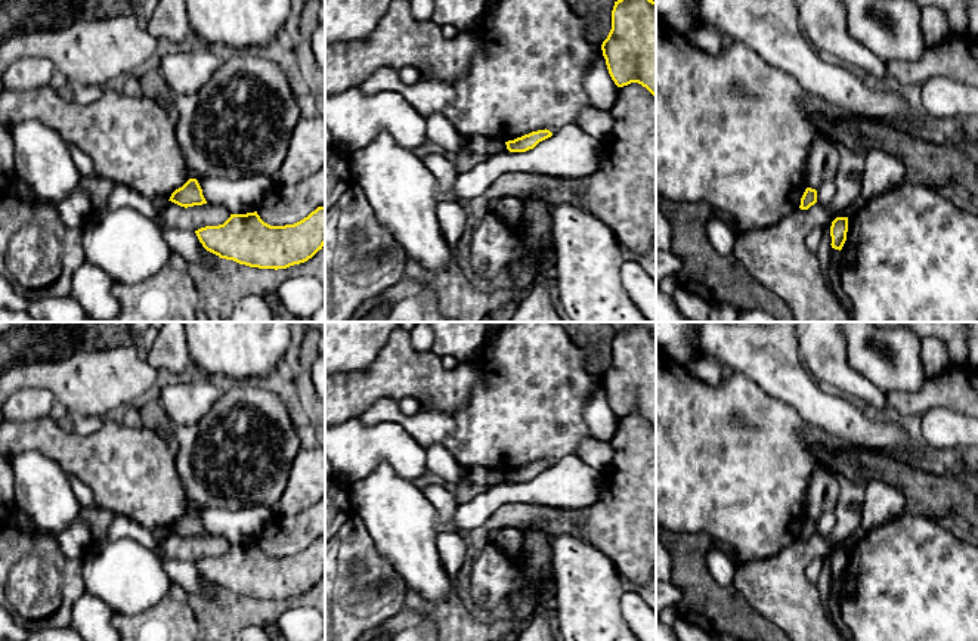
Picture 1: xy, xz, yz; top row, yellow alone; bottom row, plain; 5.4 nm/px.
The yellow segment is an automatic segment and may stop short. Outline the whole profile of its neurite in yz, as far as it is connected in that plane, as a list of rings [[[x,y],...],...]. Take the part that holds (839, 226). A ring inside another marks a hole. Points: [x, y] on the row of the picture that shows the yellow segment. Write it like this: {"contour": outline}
{"contour": [[[836,217],[830,226],[832,248],[842,250],[847,241],[848,217]]]}

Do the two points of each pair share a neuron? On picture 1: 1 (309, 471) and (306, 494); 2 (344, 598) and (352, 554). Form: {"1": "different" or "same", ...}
{"1": "same", "2": "same"}

